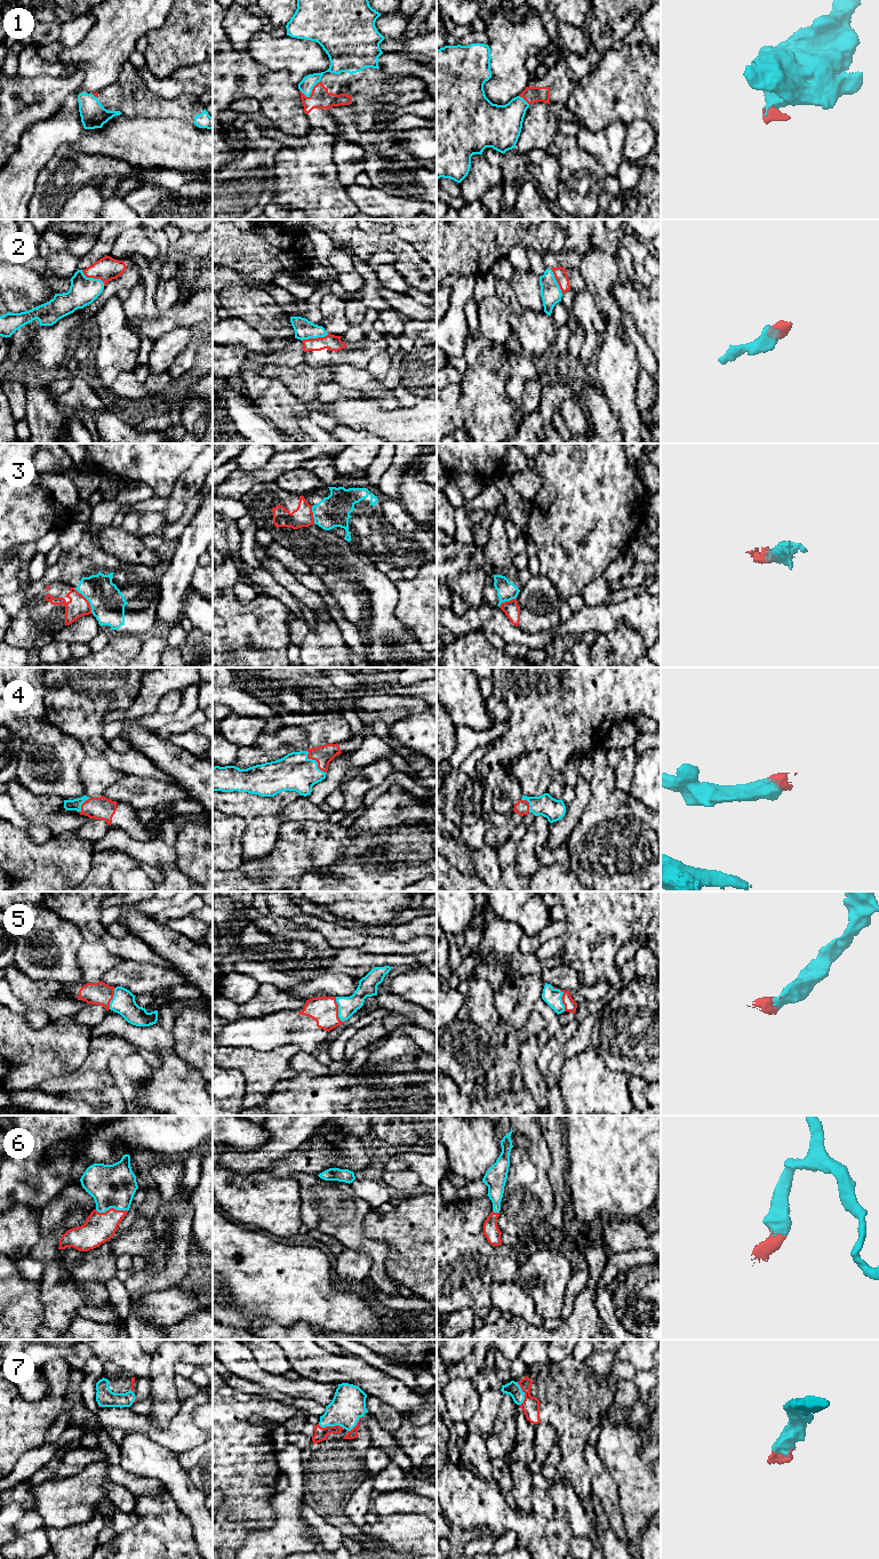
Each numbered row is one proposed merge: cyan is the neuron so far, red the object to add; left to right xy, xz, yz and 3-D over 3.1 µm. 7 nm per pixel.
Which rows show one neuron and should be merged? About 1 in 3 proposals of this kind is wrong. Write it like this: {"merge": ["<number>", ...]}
{"merge": ["1", "2", "4", "5", "6", "7"]}

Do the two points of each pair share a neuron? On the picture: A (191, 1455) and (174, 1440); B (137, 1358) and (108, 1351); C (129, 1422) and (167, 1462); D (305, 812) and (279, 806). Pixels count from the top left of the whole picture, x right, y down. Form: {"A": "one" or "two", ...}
{"A": "one", "B": "one", "C": "two", "D": "two"}

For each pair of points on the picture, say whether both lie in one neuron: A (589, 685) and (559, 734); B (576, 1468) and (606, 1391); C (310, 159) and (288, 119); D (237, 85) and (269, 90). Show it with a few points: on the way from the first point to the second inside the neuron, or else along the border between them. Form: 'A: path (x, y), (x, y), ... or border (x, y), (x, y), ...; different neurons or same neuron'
A: path (589, 697), (584, 705), (568, 721); same neuron
B: path (575, 1448), (575, 1422), (586, 1410); same neuron
C: border (277, 128), (295, 136), (303, 136), (311, 128); different neurons
D: path (245, 85), (261, 85); same neuron

